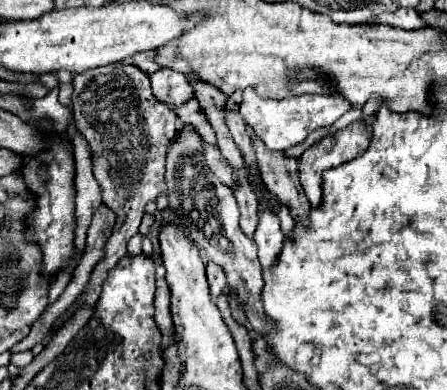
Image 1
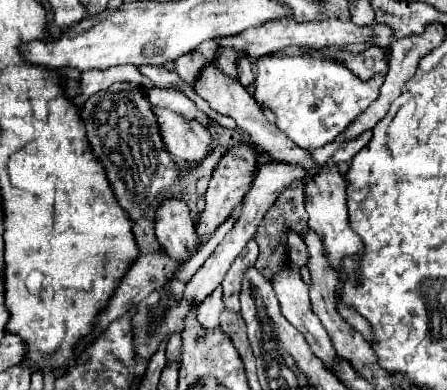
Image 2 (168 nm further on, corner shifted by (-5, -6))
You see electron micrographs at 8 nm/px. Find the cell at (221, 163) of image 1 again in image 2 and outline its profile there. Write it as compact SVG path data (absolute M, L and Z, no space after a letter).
M153 107L153 113L157 117L163 145L173 159L193 163L207 157L211 135L201 123L197 123L195 119L187 119L171 109Z

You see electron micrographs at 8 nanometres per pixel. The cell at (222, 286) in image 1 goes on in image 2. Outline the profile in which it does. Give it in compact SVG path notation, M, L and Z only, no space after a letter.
M217 287L211 297L207 297L201 307L197 309L197 323L203 327L203 329L215 329L219 325L219 313L223 311L223 301L221 301L223 293L221 293L221 287Z

